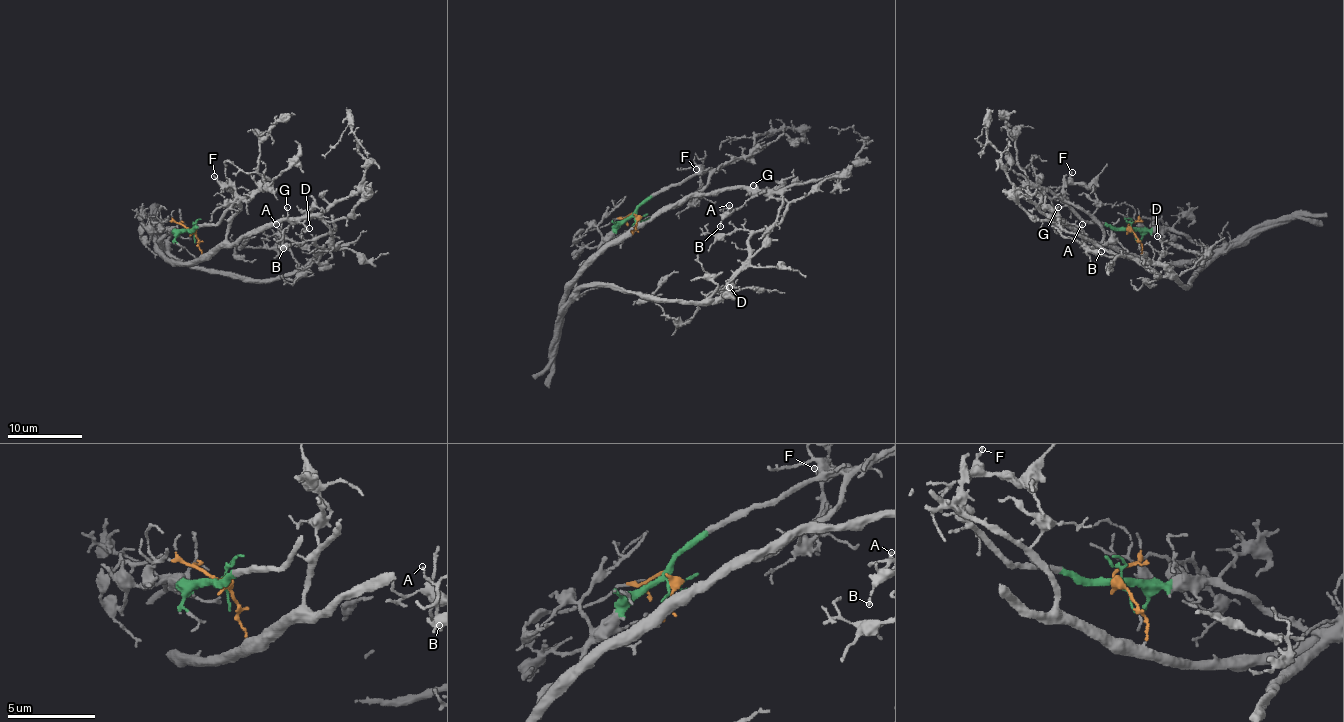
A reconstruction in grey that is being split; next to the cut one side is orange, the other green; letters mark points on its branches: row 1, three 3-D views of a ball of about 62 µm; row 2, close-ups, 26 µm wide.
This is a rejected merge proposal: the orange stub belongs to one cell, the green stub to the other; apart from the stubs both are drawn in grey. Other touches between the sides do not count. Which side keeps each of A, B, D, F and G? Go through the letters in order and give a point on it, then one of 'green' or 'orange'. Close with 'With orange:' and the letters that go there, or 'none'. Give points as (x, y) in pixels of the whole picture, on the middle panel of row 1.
A: at (729, 205); orange
B: at (720, 226); orange
D: at (729, 287); green
F: at (696, 169); green
G: at (753, 185); orange
With orange: A, B, G

